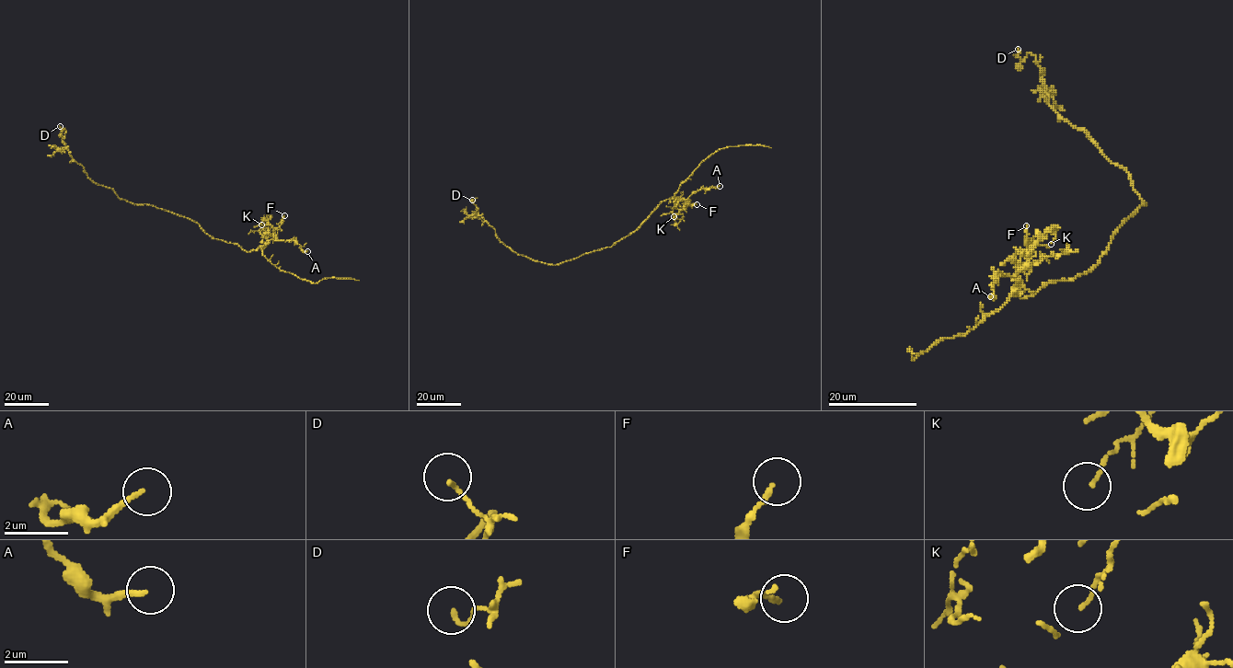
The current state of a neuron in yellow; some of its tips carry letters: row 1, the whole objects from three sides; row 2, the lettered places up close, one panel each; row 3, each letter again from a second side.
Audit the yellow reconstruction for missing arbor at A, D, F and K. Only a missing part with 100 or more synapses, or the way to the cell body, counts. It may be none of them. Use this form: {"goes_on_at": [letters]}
{"goes_on_at": []}

